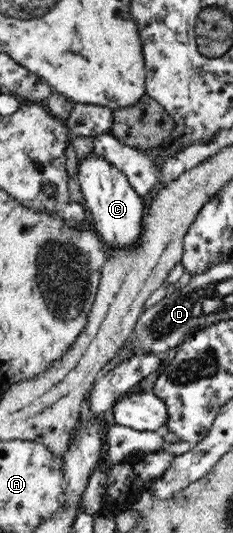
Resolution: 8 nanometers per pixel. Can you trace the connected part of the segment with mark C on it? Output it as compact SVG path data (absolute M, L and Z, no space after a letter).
M93 153L78 164L77 177L85 207L92 213L92 229L102 238L109 252L136 245L138 237L142 235L142 220L146 213L147 198L136 193L126 174L110 165L104 157L98 157Z

